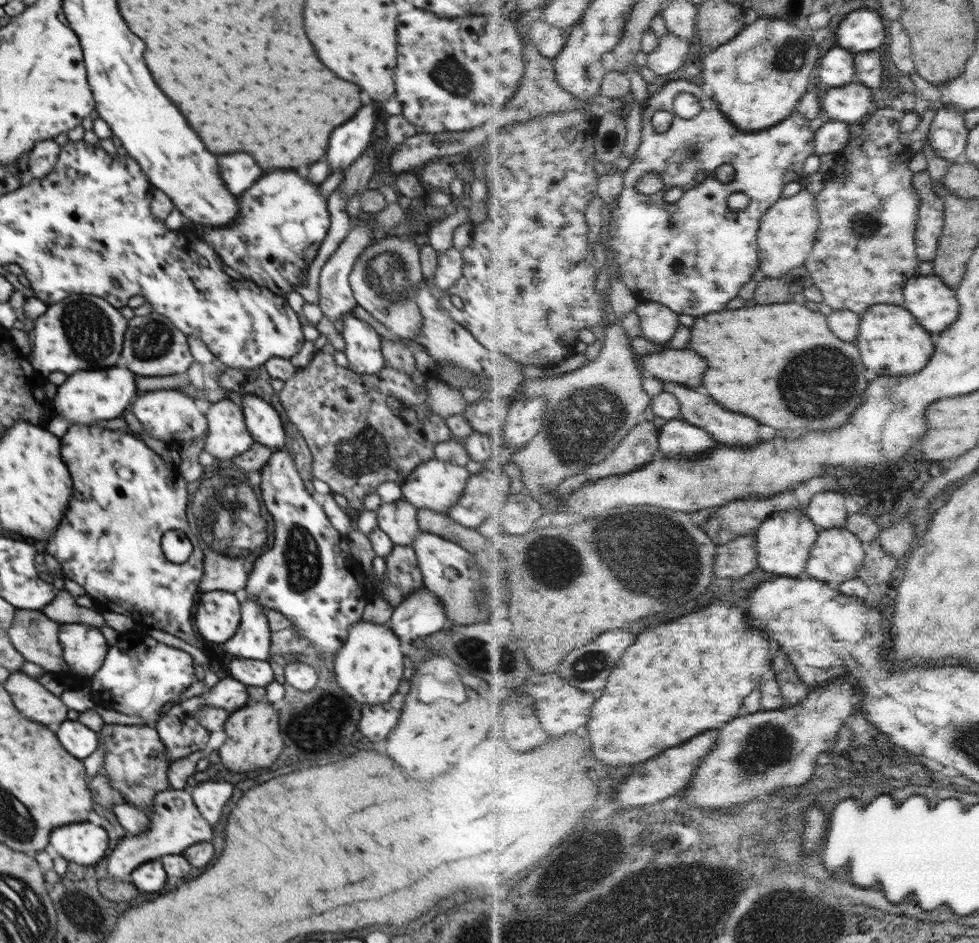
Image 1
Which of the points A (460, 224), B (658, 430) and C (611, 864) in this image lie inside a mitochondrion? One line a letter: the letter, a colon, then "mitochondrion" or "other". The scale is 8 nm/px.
A: other
B: other
C: mitochondrion

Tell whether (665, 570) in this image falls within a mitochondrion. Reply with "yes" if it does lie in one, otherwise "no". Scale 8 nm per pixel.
yes

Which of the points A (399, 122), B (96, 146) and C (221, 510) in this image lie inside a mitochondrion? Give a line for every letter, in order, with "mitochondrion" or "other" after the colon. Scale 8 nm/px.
A: other
B: other
C: mitochondrion

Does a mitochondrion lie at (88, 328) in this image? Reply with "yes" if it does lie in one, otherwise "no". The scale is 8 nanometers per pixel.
yes

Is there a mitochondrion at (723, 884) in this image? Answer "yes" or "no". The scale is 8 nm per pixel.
yes

